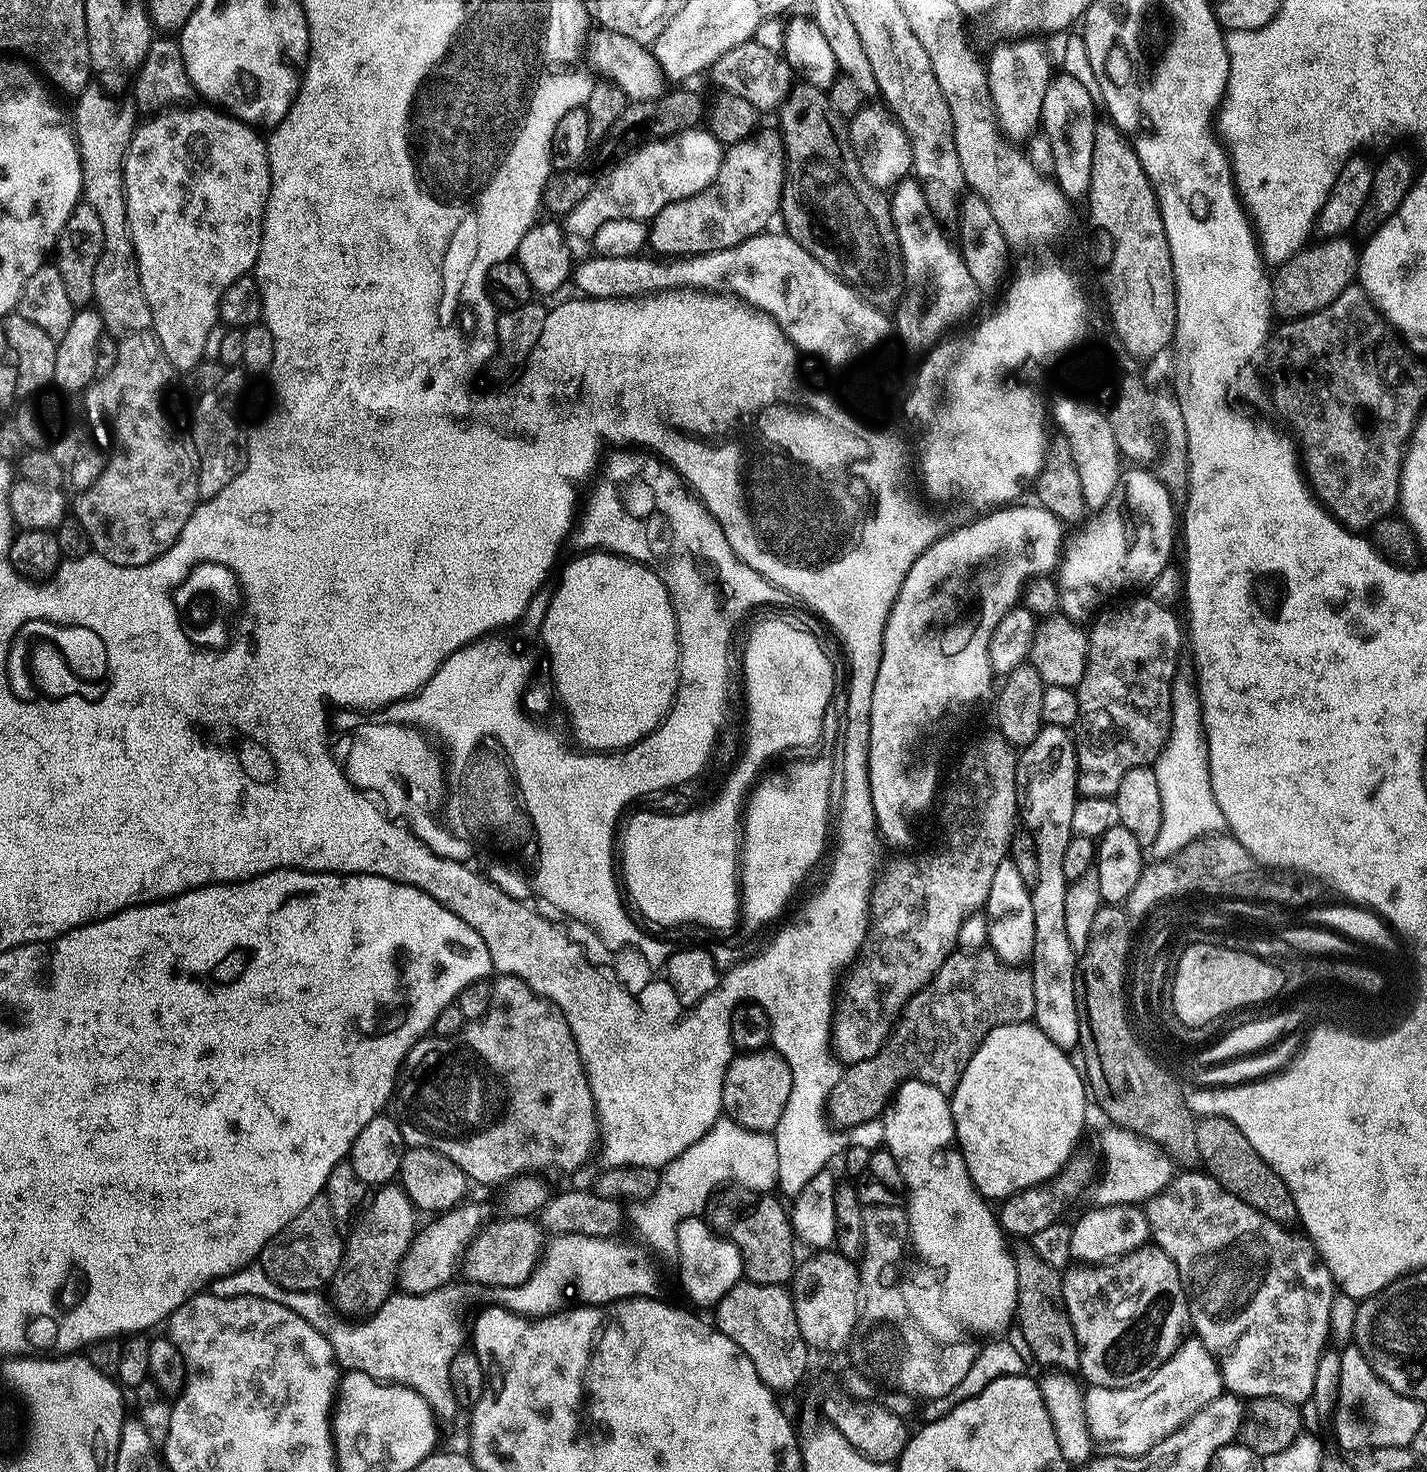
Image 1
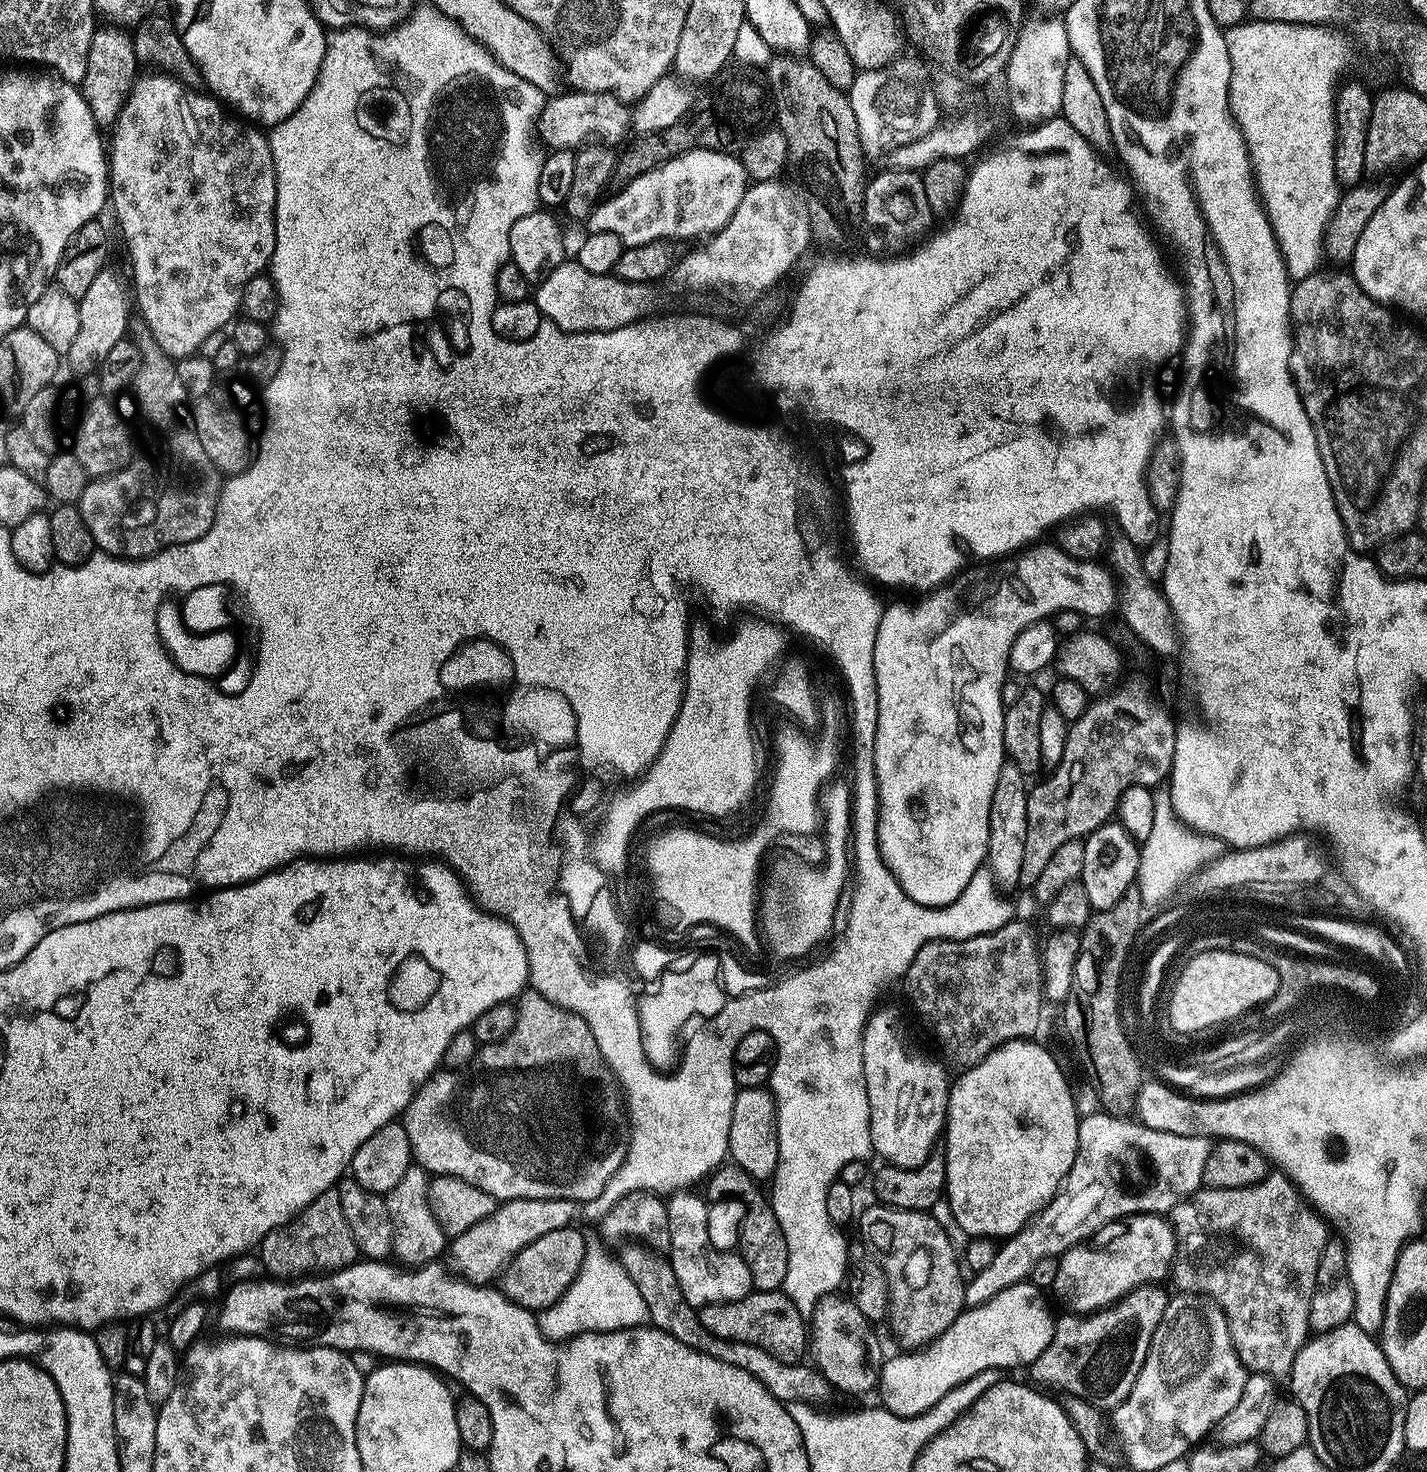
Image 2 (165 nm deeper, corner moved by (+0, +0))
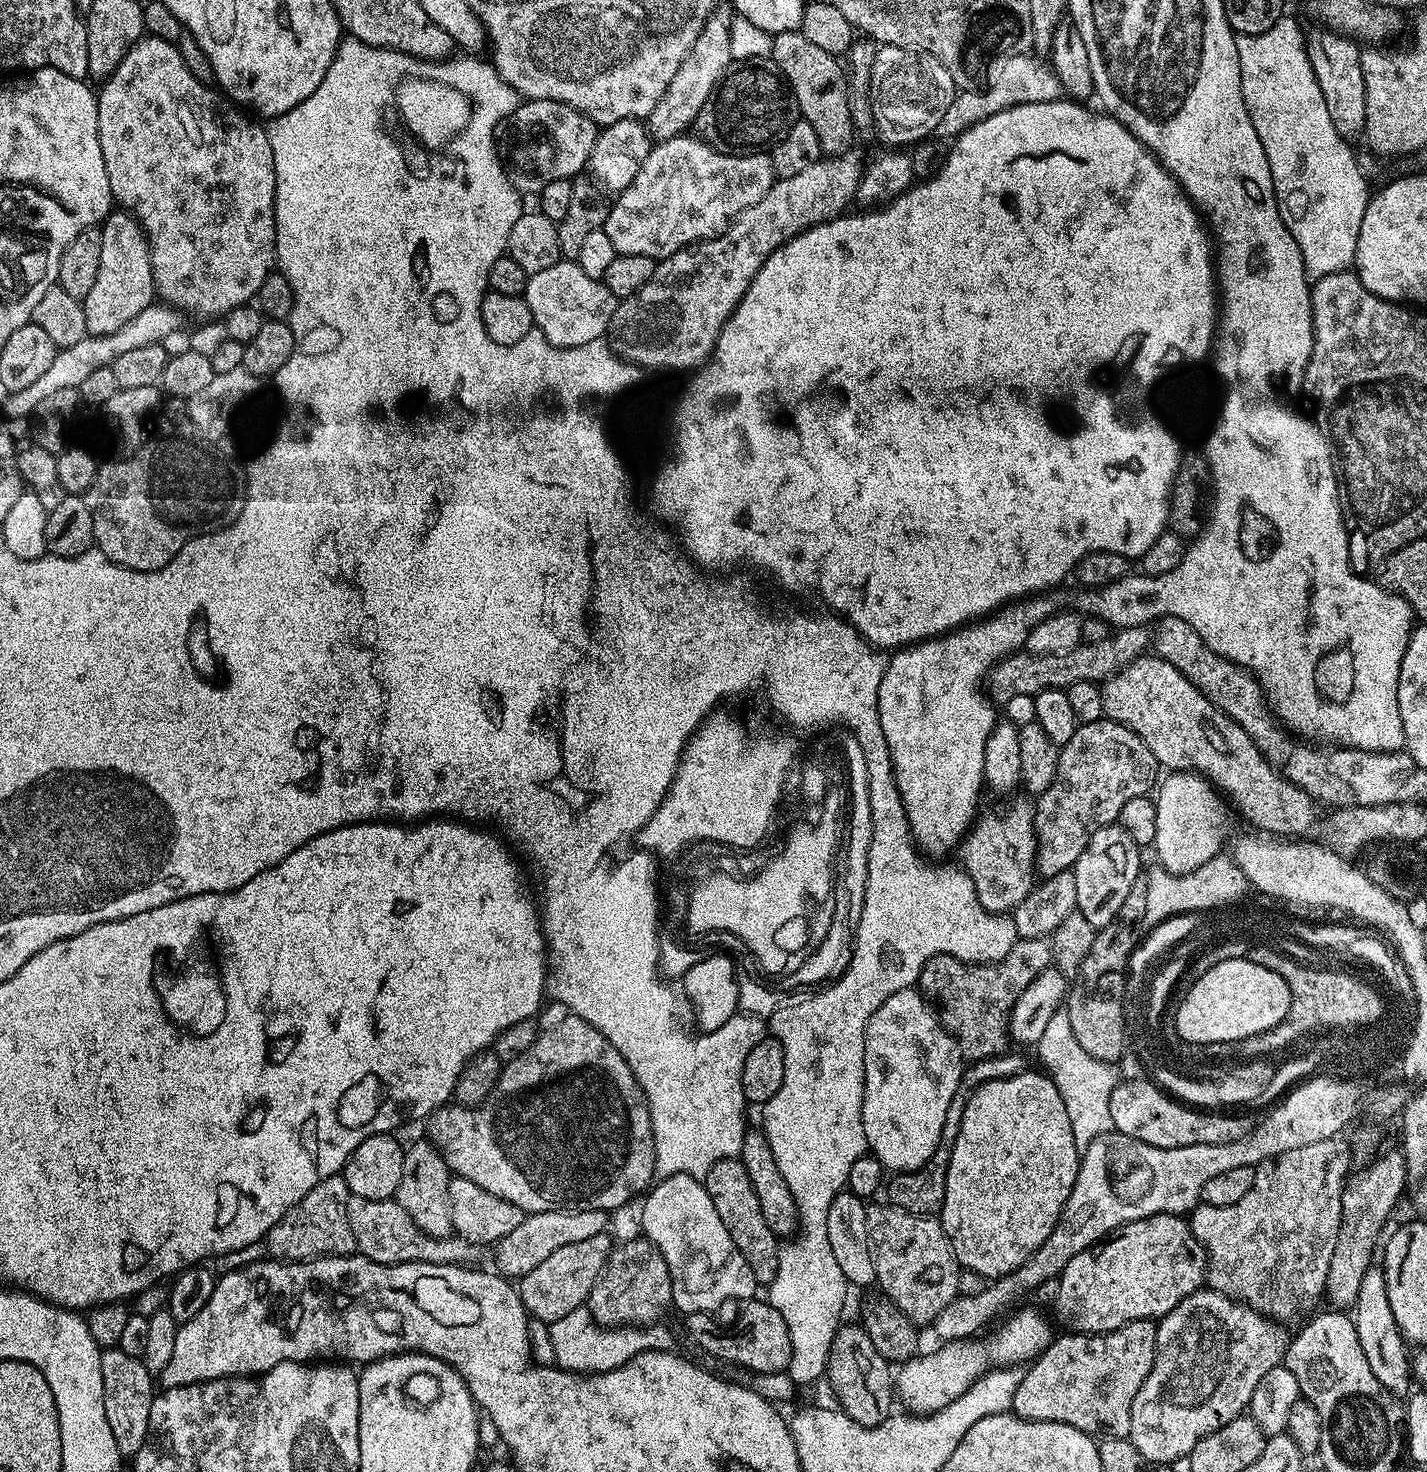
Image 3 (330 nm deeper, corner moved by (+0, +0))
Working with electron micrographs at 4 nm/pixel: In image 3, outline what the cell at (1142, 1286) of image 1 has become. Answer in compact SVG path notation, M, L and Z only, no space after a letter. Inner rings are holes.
M1135 1320L1126 1322L1126 1326L1113 1332L1072 1332L1064 1334L1068 1336L1057 1335L1049 1347L1027 1365L1022 1382L1018 1382L1018 1390L1014 1390L1011 1411L1023 1420L1062 1422L1100 1438L1127 1437L1130 1433L1134 1398L1138 1390L1142 1390L1142 1382L1146 1382L1154 1366L1156 1326L1155 1320Z

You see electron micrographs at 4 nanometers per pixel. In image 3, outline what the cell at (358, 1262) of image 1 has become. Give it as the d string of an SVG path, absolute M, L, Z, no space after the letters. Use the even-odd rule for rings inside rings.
M427 1138L416 1140L404 1149L402 1162L402 1182L398 1182L398 1190L394 1197L396 1203L402 1206L414 1218L418 1230L430 1234L439 1240L448 1240L453 1235L450 1222L450 1182L453 1173L449 1172L442 1154Z

